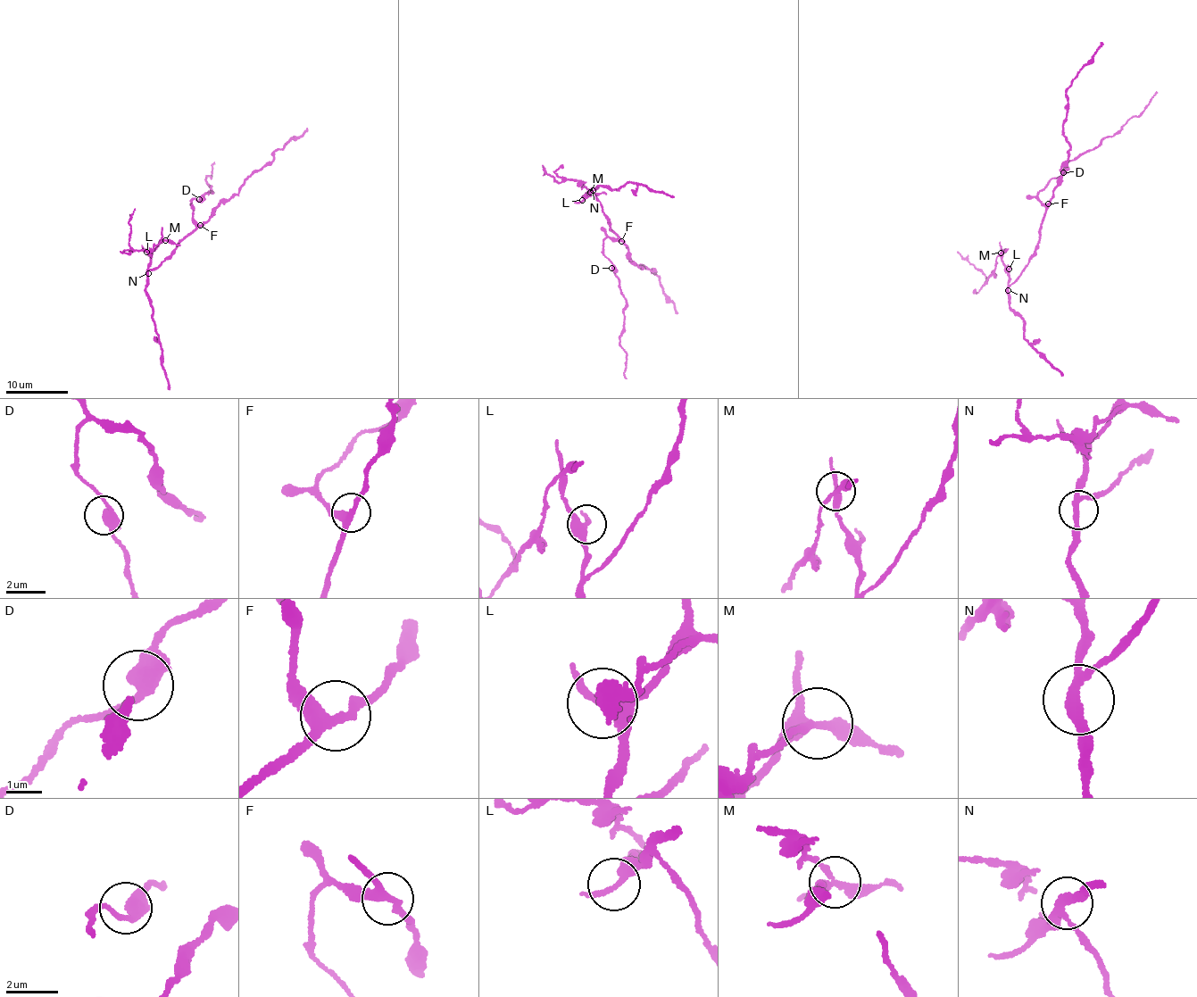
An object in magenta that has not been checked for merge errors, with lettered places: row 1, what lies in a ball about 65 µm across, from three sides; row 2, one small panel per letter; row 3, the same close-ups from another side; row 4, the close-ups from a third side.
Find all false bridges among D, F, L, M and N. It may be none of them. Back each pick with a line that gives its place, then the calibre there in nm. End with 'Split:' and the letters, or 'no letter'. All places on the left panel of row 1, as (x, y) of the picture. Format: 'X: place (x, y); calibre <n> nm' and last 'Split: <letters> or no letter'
M: place (165, 240); calibre 300 nm
Split: M

